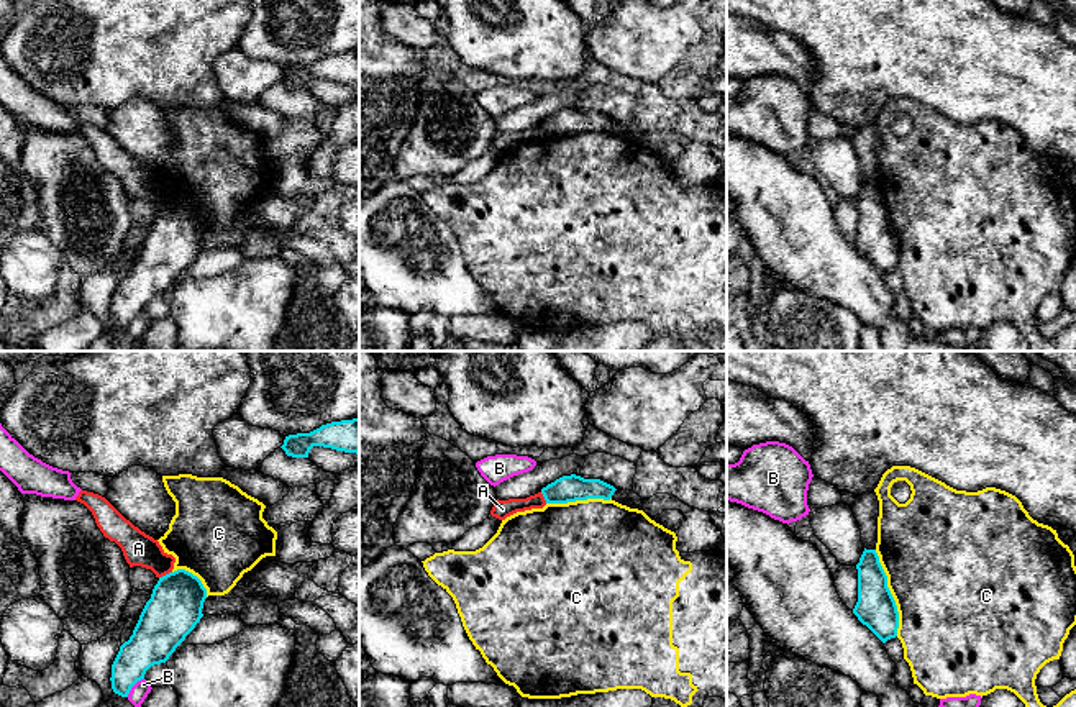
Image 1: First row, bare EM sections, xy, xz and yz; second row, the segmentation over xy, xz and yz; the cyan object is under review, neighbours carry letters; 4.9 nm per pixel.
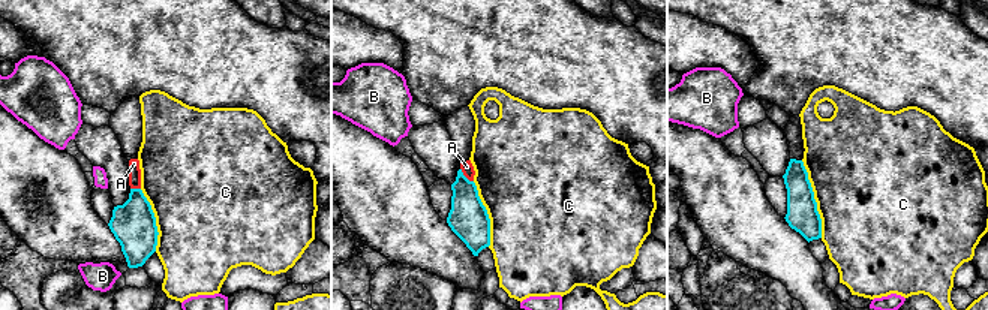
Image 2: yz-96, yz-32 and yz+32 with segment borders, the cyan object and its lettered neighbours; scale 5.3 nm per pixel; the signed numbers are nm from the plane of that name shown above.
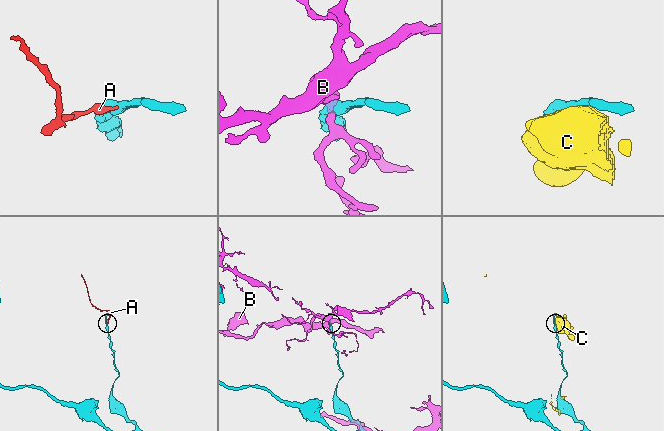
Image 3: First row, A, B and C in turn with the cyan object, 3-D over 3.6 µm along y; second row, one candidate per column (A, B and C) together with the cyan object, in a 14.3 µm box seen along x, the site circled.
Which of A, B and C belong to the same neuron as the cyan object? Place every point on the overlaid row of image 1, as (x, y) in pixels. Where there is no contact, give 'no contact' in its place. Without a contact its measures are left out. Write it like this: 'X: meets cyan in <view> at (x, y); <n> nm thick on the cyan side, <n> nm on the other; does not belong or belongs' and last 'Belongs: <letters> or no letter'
A: meets cyan in xy at (166, 574); 260 nm thick on the cyan side, 160 nm on the other; does not belong
B: meets cyan in xy at (133, 684); 220 nm thick on the cyan side, 90 nm on the other; does not belong
C: meets cyan in yz at (889, 592); 200 nm thick on the cyan side, 480 nm on the other; does not belong
Belongs: no letter

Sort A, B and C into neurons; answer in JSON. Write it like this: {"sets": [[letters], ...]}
{"sets": [["A"], ["B"], ["C"]]}

